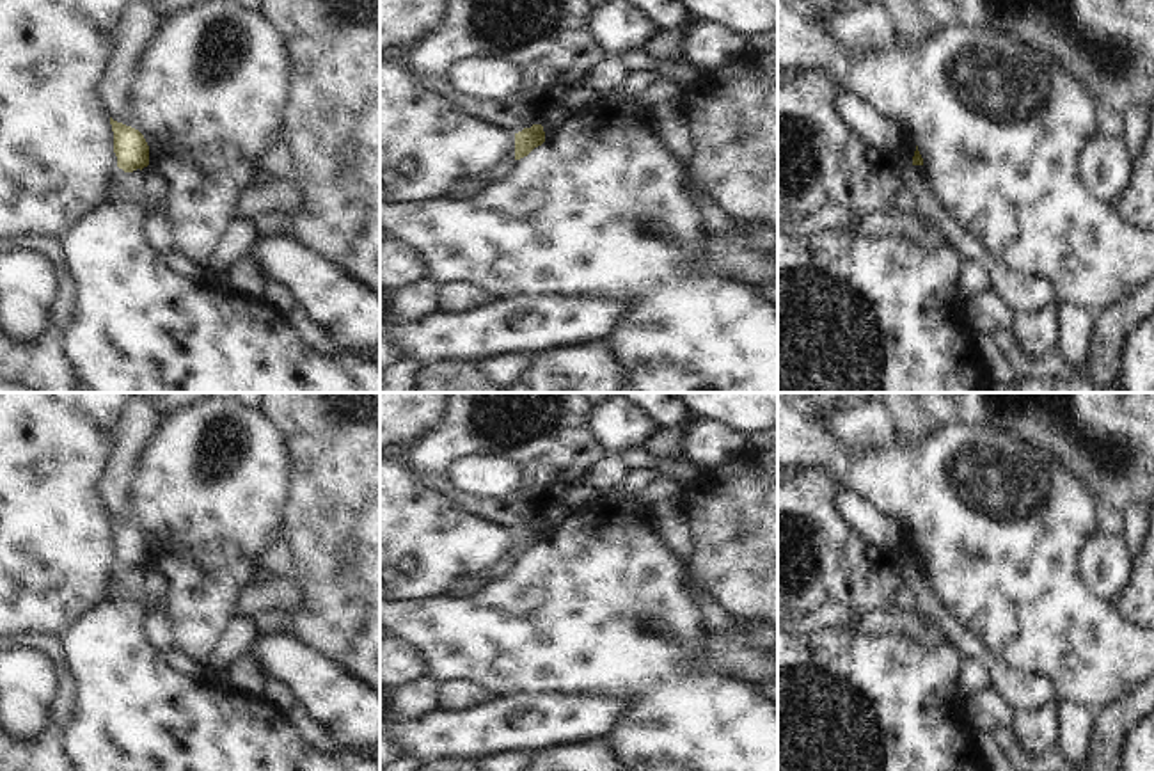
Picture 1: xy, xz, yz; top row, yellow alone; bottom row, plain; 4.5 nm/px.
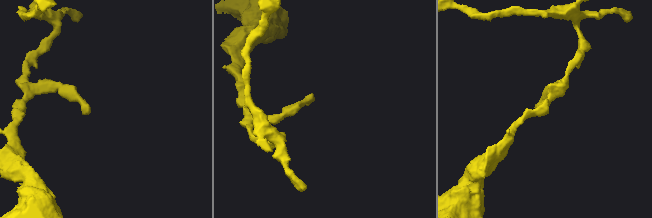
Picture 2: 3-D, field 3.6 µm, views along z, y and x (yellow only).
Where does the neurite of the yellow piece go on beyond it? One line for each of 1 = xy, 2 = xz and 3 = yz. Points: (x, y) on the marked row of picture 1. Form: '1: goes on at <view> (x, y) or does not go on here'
1: does not go on here
2: does not go on here
3: does not go on here

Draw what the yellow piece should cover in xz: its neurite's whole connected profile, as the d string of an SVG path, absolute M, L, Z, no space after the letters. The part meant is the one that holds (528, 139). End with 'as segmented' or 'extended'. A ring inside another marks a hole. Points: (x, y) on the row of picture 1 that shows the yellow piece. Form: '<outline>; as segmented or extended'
M533 124L515 133L515 160L527 156L534 147L545 142L545 131L541 124Z; as segmented

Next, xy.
M110 117L114 131L114 153L117 156L117 167L124 172L133 172L149 165L149 146L144 135L123 123Z; as segmented

